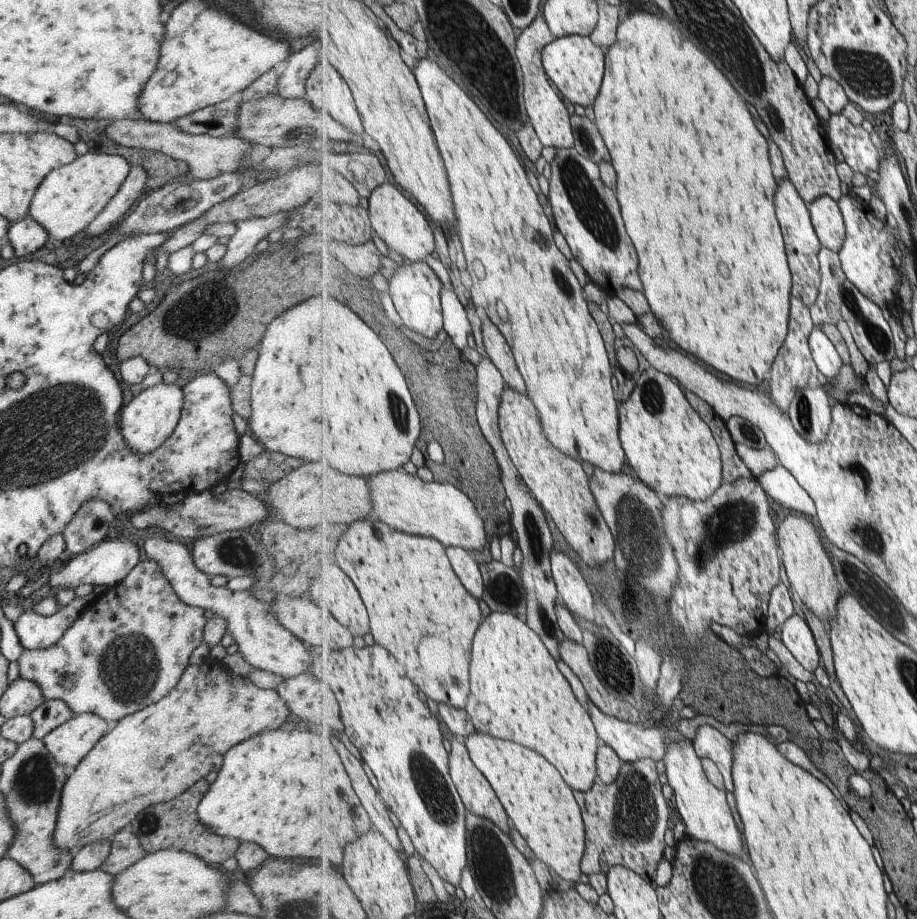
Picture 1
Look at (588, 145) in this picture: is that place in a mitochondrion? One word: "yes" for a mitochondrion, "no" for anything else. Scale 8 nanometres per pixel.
yes

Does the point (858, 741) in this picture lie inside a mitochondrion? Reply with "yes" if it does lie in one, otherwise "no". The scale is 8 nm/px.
no

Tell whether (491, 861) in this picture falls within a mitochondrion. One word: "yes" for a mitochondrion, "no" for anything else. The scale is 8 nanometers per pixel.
yes

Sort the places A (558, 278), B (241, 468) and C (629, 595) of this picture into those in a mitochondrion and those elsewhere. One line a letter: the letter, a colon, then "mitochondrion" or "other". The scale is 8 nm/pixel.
A: mitochondrion
B: other
C: other

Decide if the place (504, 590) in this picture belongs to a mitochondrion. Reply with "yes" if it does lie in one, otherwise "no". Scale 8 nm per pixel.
yes

